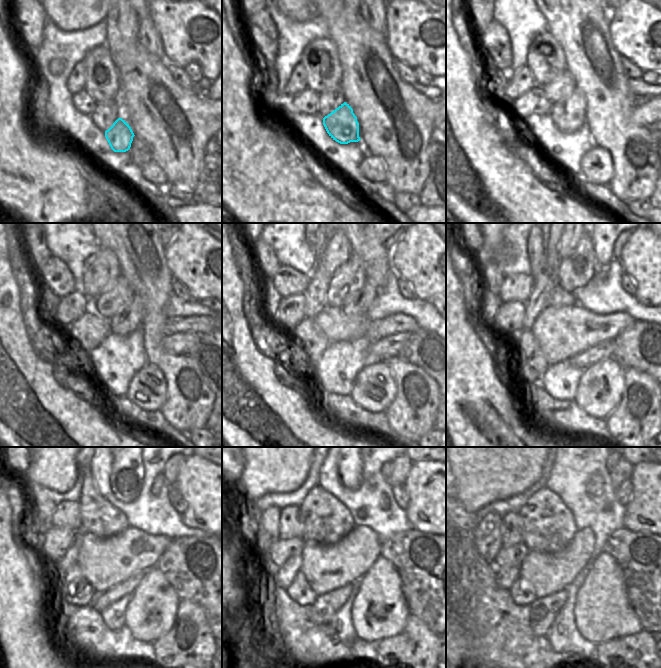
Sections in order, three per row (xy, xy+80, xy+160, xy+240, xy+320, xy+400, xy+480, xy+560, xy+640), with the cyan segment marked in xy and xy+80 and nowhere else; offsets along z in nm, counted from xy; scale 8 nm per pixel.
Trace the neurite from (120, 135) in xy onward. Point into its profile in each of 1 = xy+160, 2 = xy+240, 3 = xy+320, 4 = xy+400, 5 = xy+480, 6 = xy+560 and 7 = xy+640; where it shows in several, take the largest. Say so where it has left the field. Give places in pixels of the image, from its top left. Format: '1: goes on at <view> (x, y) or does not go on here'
1: goes on at xy+160 (568, 114)
2: goes on at xy+240 (130, 319)
3: goes on at xy+320 (358, 305)
4: goes on at xy+400 (603, 273)
5: goes on at xy+480 (160, 480)
6: goes on at xy+560 (386, 468)
7: goes on at xy+640 (609, 467)

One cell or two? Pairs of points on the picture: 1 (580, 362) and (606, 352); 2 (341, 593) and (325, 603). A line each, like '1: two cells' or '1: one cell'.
1: one cell
2: one cell

